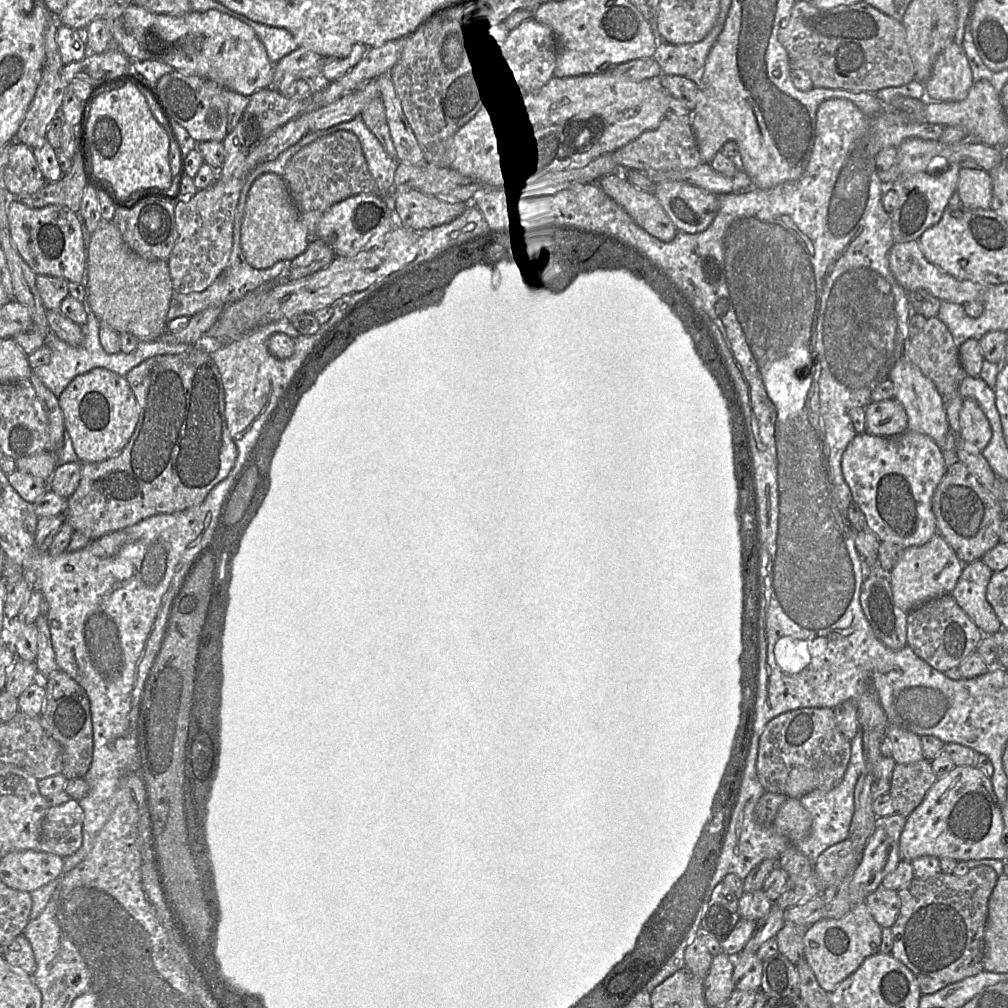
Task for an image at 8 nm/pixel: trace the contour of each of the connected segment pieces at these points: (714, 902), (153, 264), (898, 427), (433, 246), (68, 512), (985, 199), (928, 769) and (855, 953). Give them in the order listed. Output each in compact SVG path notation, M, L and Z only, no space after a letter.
M723 881L714 889L709 906L702 917L702 930L712 933L719 941L729 937L740 920L739 898Z
M101 219L90 235L87 249L87 274L85 268L86 305L99 322L108 324L117 333L128 332L139 341L154 341L167 331L167 313L174 293L167 261L148 260L134 252L124 242L112 221Z
M897 400L871 401L865 408L864 433L892 436L908 429L906 412Z
M469 203L465 210L449 222L419 232L419 251L411 262L419 262L440 250L490 229L480 210Z
M200 345L174 355L150 357L125 376L139 408L136 428L123 450L100 462L82 463L79 484L68 498L63 521L90 540L123 530L148 517L174 513L203 502L210 490L226 478L234 465L237 448L224 414L224 388L218 367Z
M960 168L957 192L962 206L968 209L990 209L992 180L984 169Z
M926 758L910 764L896 764L889 790L896 813L907 818L936 780L931 762Z
M865 902L852 906L840 919L821 919L807 927L804 938L804 959L812 969L820 986L829 994L854 973L872 955L879 953L882 928L873 918Z

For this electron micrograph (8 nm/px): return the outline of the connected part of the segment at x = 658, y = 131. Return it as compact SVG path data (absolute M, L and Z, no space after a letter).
M664 117L657 128L645 131L611 154L620 169L640 171L692 169L703 163L691 118Z

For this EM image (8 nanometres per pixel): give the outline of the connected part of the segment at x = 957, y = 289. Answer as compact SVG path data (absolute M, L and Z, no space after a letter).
M917 240L894 243L888 252L889 268L897 283L907 292L926 290L940 300L963 305L969 301L982 302L989 286L957 279L930 263L923 255Z

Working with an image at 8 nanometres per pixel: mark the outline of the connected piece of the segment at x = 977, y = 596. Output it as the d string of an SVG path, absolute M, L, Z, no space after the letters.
M981 560L963 564L963 571L950 594L983 635L994 635L1003 629L986 597L992 574Z

